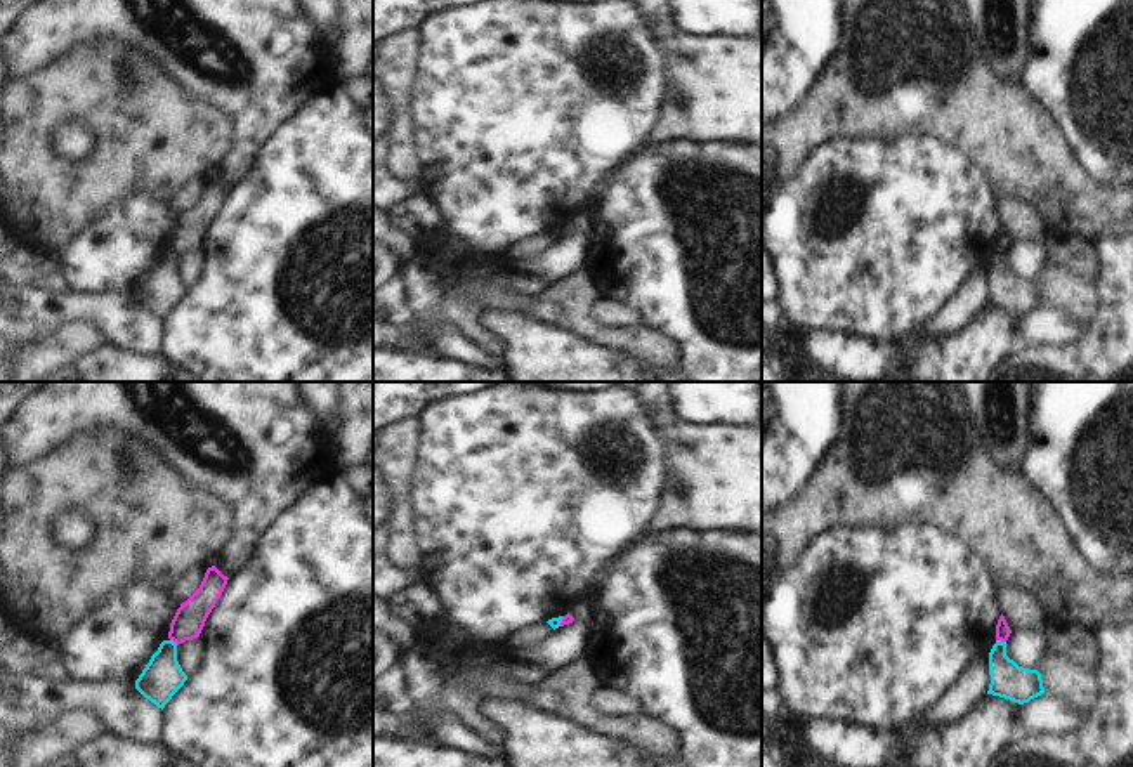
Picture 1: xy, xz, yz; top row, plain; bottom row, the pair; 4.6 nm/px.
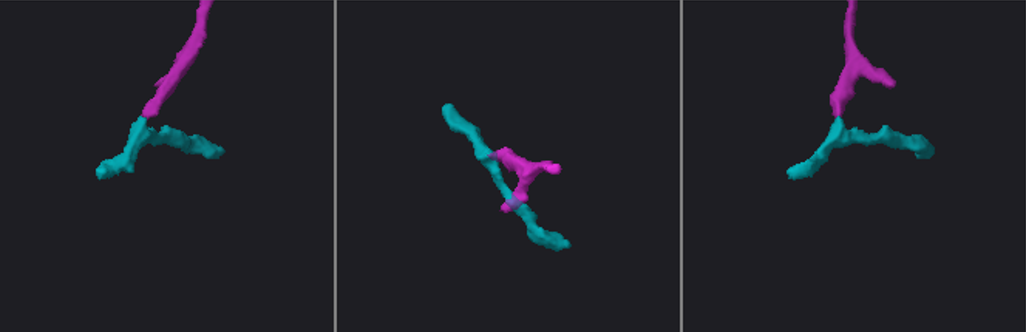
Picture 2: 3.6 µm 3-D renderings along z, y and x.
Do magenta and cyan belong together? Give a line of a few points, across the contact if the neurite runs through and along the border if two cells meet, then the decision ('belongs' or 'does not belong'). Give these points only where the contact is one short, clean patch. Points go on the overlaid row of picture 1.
yz (996, 639), (1005, 642) | does not belong

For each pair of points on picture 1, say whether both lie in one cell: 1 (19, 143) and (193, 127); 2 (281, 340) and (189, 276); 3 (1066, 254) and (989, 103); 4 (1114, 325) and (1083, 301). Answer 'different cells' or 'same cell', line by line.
1: same cell
2: different cells
3: different cells
4: different cells

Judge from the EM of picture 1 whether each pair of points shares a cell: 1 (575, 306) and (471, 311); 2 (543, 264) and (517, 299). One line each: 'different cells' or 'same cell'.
1: different cells
2: different cells

